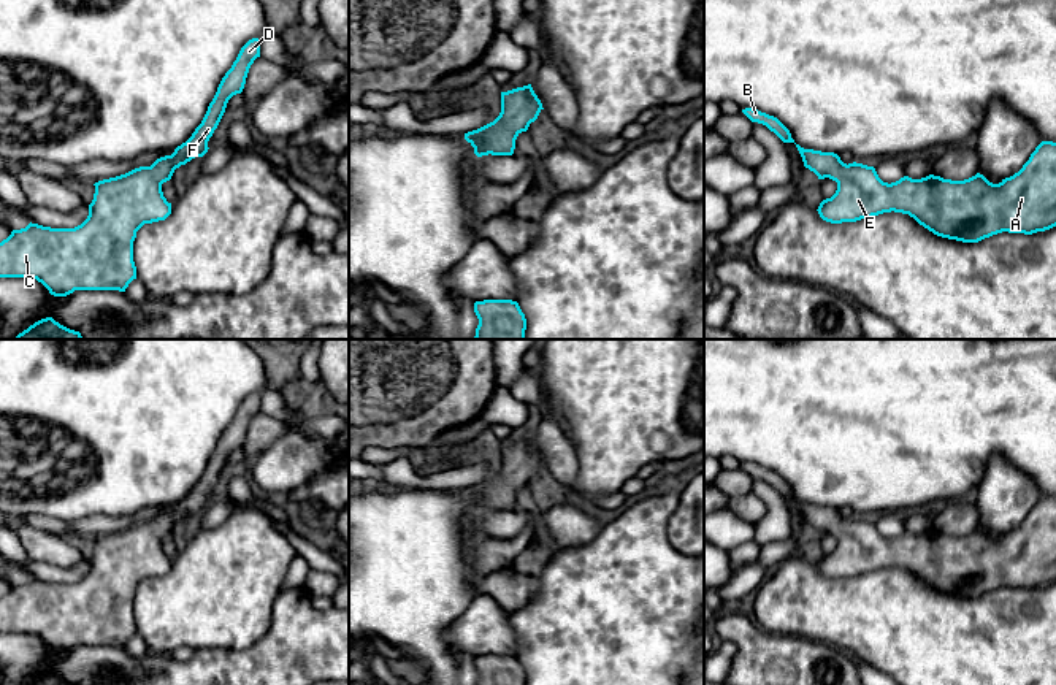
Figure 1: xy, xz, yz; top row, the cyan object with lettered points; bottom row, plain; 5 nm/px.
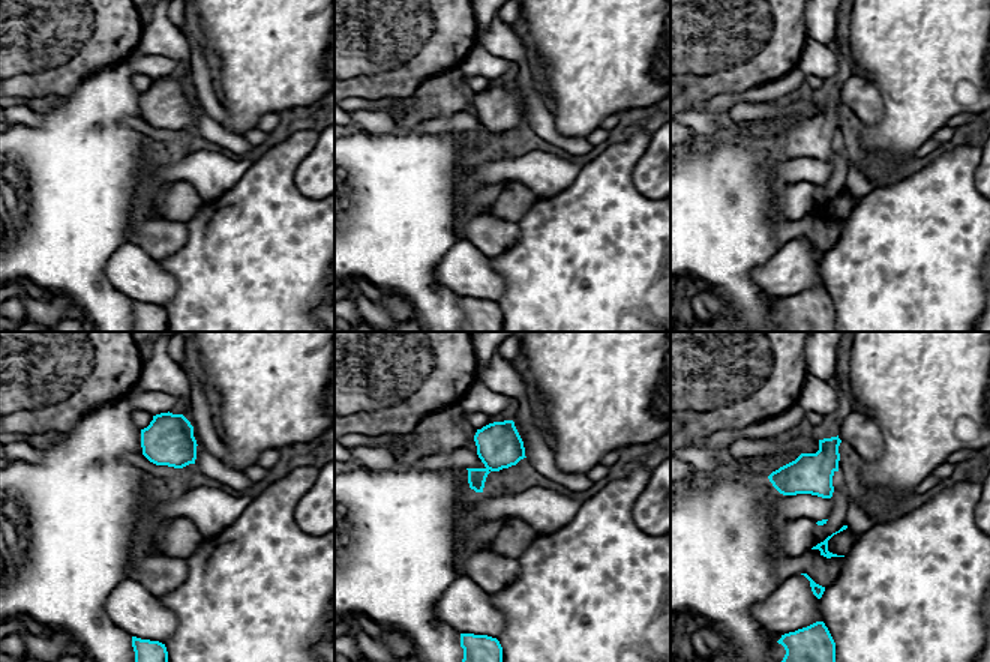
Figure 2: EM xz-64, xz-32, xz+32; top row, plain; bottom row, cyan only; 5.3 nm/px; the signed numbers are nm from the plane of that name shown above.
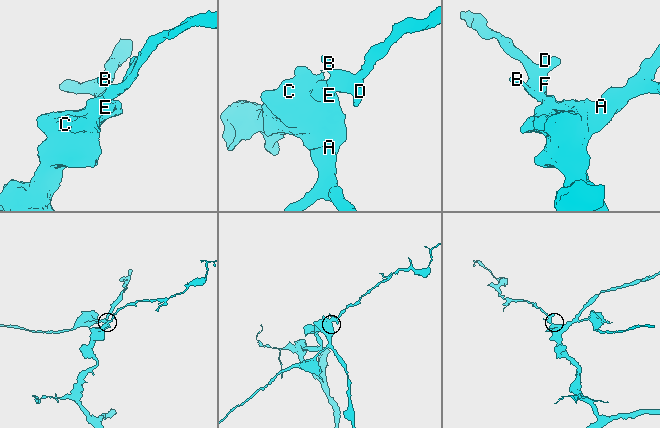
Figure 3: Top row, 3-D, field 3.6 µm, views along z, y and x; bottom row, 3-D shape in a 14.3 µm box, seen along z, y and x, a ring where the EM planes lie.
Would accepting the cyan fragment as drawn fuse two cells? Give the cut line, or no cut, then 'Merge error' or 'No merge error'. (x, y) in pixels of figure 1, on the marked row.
No split. No merge error

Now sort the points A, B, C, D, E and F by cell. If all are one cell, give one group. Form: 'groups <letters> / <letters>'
groups A B C D E F

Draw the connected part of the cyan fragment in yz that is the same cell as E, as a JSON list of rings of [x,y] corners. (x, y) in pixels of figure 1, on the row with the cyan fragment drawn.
[[[1042,141],[1023,168],[999,184],[989,182],[983,174],[964,181],[943,179],[929,174],[921,179],[909,176],[896,182],[883,182],[874,166],[844,163],[834,152],[804,149],[796,144],[804,166],[818,179],[829,178],[837,182],[837,190],[818,206],[818,214],[831,224],[856,222],[883,212],[902,212],[937,236],[962,243],[978,243],[993,235],[1024,233],[1032,235],[1056,227],[1056,143]]]

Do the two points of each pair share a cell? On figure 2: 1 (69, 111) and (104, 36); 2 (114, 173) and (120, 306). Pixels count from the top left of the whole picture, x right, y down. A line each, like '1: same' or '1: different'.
1: different
2: same

